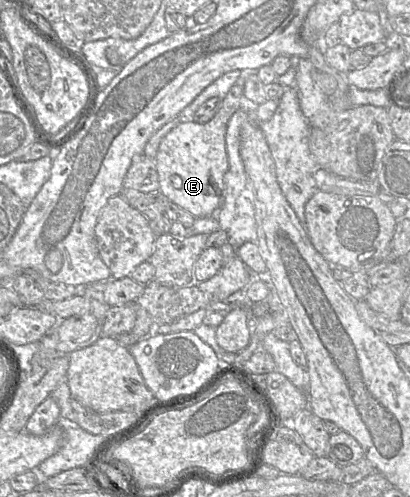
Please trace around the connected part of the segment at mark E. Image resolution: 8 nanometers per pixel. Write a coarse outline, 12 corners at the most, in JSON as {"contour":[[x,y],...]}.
{"contour":[[234,84],[207,123],[185,119],[155,157],[160,189],[215,216],[229,168],[228,121],[248,106]]}

